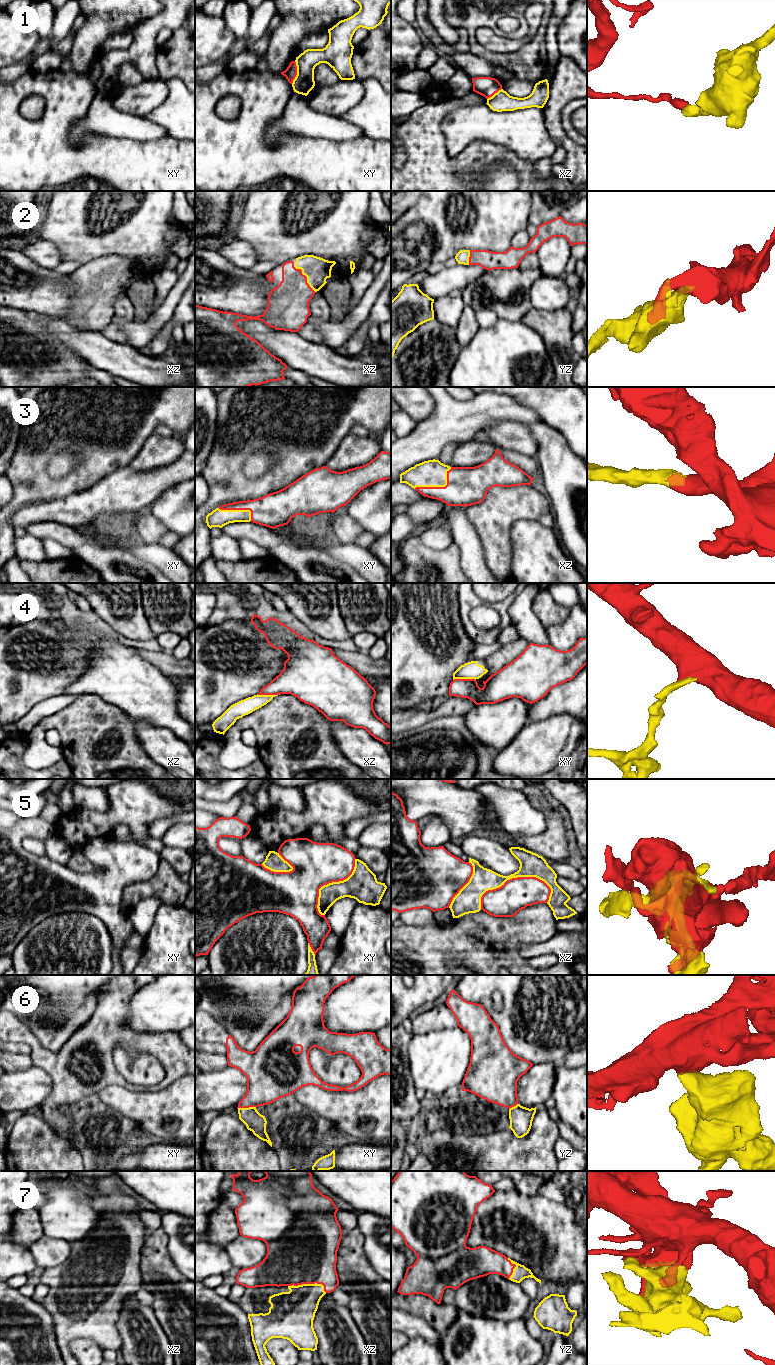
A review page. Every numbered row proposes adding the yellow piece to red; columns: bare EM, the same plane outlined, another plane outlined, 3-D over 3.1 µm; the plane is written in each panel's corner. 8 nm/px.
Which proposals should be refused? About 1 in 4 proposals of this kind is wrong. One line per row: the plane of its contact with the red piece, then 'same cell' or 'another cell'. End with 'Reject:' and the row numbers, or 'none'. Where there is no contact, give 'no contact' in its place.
1: meets red in xy; another cell
2: meets red in xz; same cell
3: meets red in xz; same cell
4: meets red in xy; another cell
5: meets red in xz; another cell
6: meets red in xy; same cell
7: meets red in xz; same cell
Reject: 1, 4, 5

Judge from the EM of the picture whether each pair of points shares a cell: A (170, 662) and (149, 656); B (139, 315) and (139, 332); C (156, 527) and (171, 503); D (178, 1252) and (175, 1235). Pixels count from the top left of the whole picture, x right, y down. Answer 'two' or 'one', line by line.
A: one
B: two
C: two
D: one

